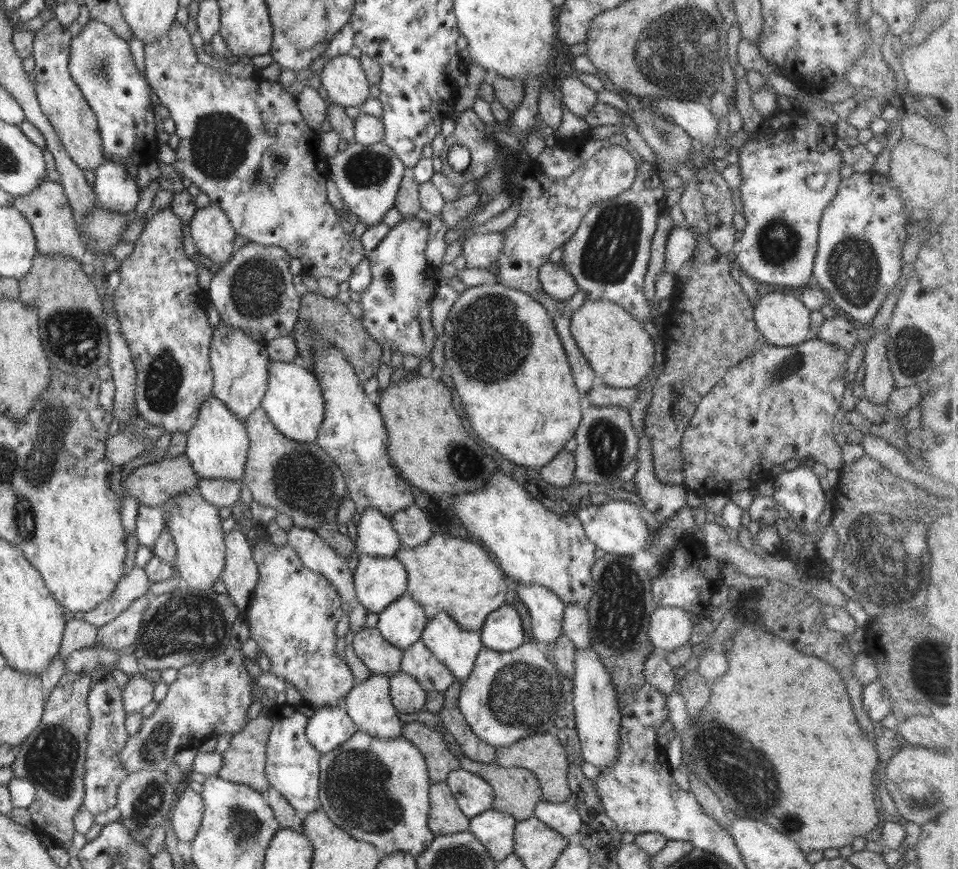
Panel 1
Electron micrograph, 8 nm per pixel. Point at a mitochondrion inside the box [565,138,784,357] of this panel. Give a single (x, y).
(608, 256)

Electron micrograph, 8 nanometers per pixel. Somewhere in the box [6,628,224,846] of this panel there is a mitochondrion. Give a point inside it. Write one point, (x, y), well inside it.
(53, 758)

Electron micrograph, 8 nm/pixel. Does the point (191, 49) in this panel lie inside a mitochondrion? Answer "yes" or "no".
no

